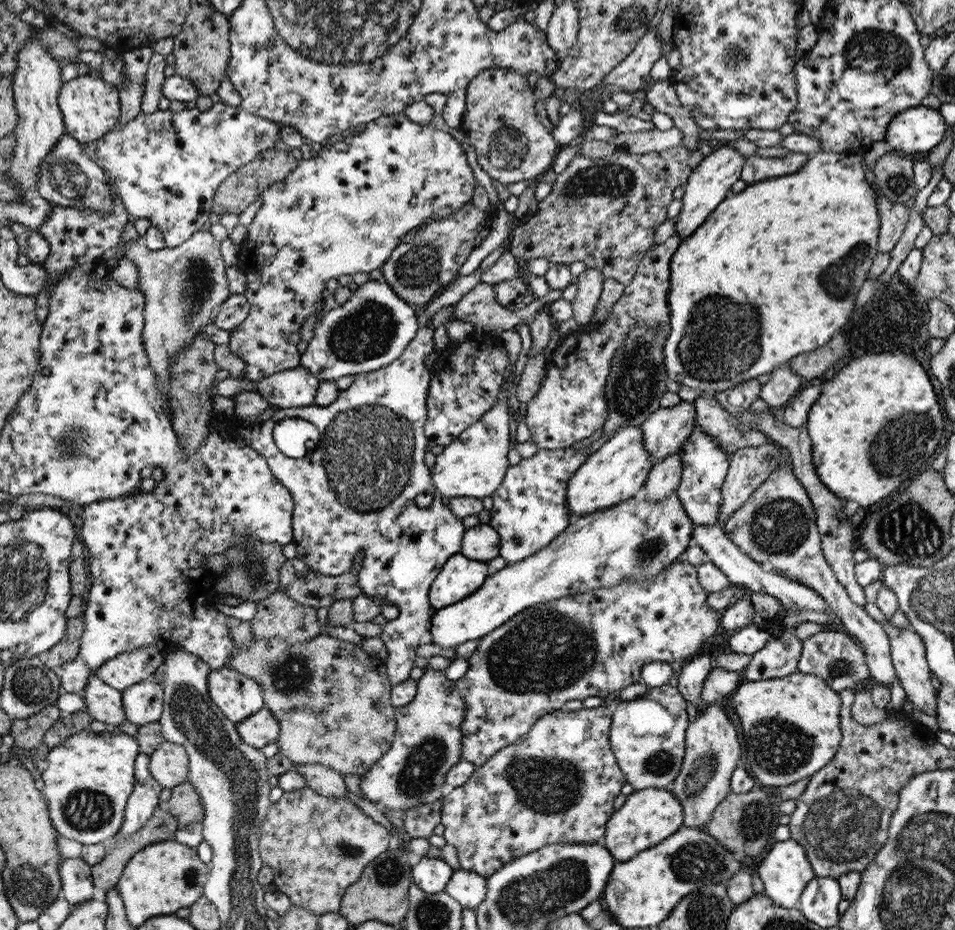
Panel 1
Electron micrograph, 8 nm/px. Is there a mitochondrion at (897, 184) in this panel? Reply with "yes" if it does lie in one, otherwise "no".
yes

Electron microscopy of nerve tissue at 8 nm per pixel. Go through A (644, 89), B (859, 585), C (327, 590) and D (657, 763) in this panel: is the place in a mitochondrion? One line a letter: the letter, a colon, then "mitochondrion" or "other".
A: other
B: other
C: other
D: mitochondrion

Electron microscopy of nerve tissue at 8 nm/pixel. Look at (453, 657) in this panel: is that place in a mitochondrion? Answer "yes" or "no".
no

